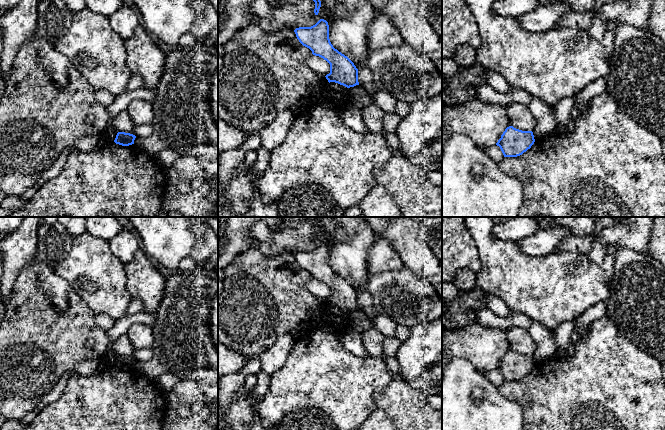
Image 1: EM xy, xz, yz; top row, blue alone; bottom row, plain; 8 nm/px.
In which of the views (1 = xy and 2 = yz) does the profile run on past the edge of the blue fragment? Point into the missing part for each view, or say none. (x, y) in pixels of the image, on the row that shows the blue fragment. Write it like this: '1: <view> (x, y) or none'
1: none
2: none

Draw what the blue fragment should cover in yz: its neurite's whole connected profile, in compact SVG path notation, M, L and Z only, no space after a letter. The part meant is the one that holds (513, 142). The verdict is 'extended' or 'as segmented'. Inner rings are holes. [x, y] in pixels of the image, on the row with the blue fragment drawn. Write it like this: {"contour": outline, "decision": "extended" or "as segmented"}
{"contour": "M509 126L496 145L500 147L504 157L517 157L530 149L534 142L532 131L522 131Z", "decision": "as segmented"}

